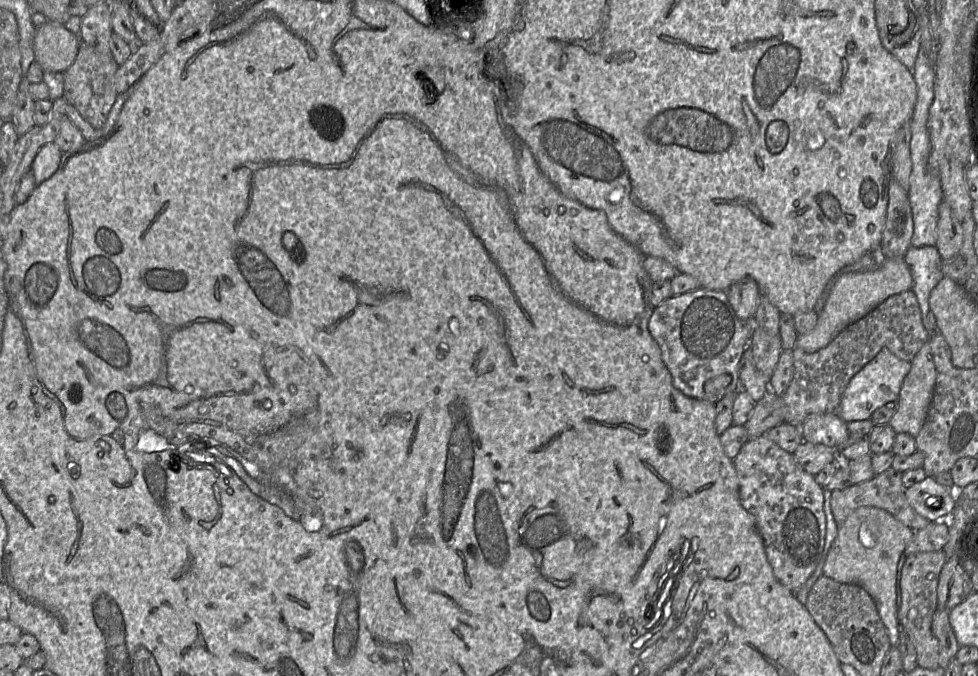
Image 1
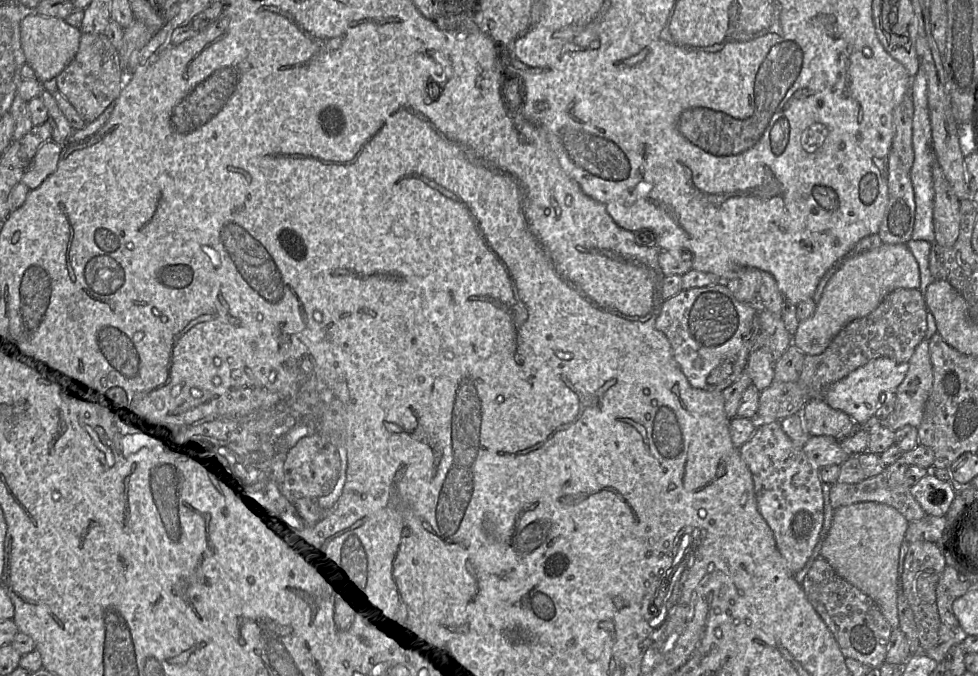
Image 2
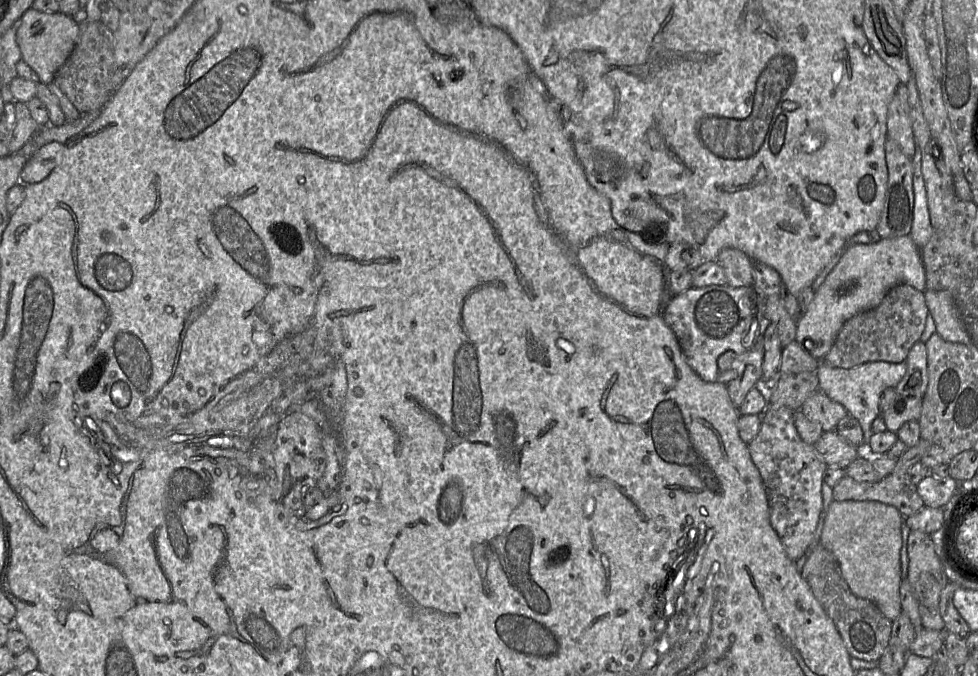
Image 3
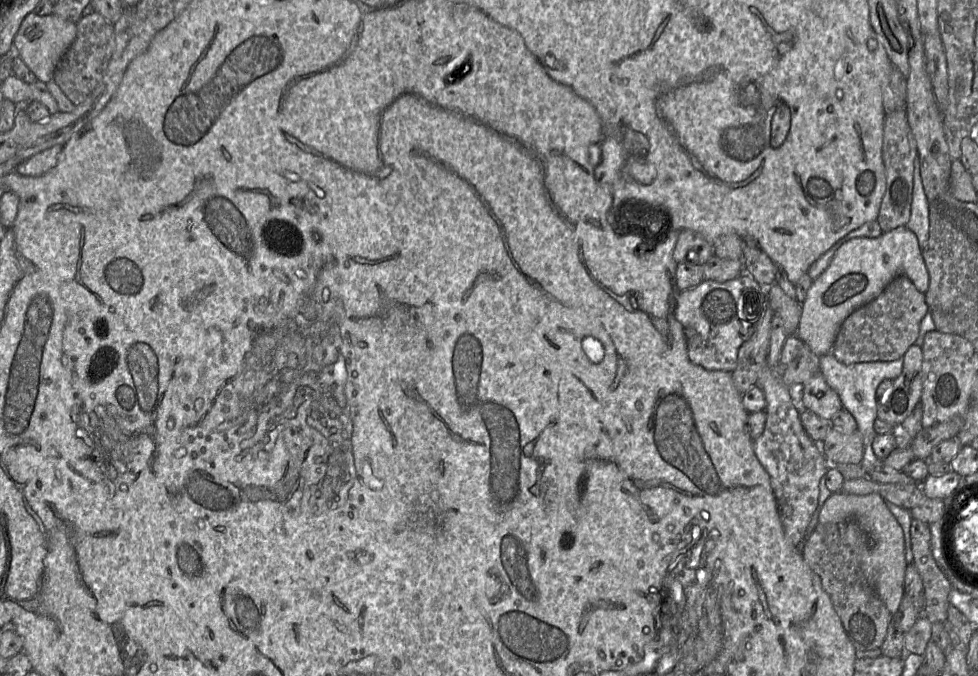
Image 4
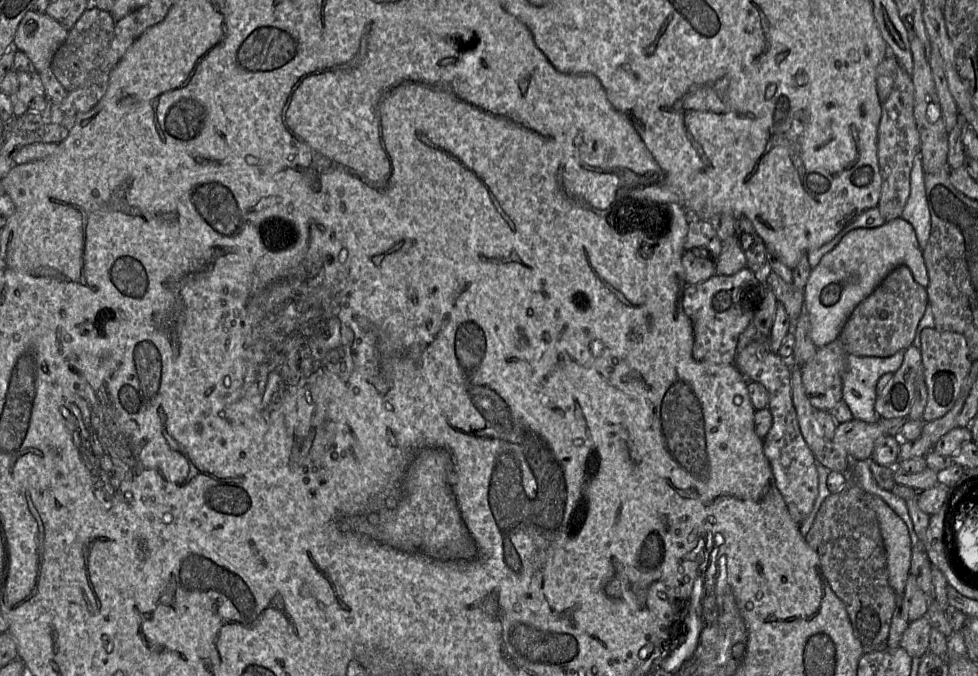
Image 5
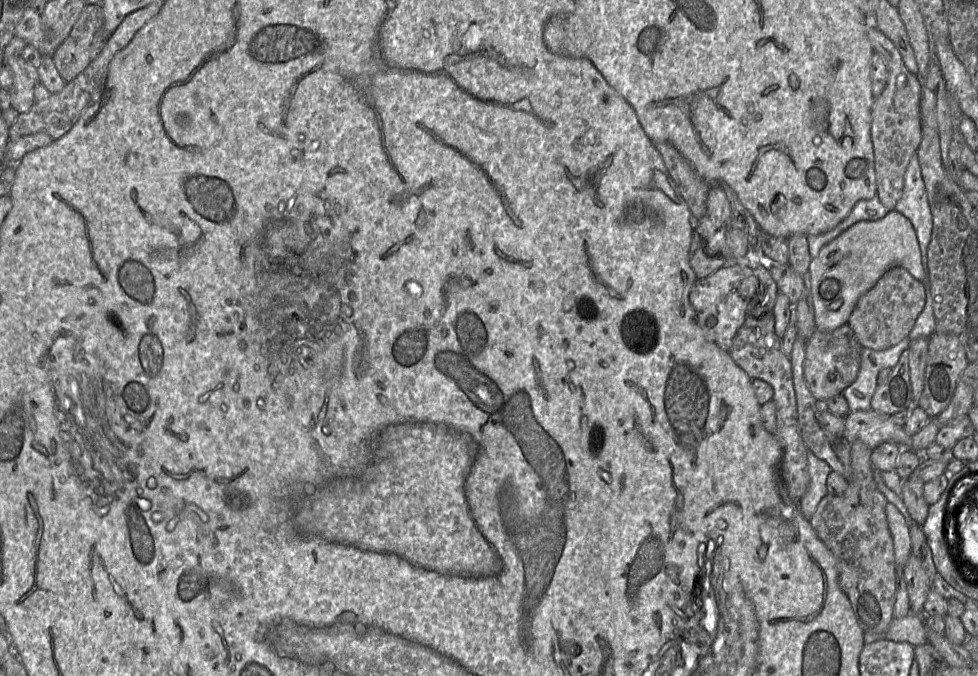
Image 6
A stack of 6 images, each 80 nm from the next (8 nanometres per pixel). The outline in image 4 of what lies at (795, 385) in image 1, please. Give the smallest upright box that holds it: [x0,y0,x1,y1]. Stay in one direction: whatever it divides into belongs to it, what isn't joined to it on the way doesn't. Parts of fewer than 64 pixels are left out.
[831,276,928,365]

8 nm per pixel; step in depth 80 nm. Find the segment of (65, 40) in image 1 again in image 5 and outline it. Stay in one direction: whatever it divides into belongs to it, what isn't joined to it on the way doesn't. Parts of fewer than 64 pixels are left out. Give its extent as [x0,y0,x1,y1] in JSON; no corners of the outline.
[13,11,69,73]

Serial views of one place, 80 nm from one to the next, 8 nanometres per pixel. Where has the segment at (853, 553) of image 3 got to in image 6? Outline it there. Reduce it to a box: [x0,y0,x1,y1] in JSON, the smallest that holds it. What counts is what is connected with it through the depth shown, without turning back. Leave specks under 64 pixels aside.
[885,503,911,571]

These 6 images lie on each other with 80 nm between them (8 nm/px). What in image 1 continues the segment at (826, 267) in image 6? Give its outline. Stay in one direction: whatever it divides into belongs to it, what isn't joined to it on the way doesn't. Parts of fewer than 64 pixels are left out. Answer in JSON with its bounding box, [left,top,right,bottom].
[795,257,912,353]

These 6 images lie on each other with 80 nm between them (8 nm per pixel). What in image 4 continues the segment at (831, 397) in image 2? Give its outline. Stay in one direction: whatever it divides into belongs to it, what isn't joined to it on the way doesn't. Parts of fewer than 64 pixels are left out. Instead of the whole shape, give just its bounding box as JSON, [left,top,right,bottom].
[819,353,904,475]

